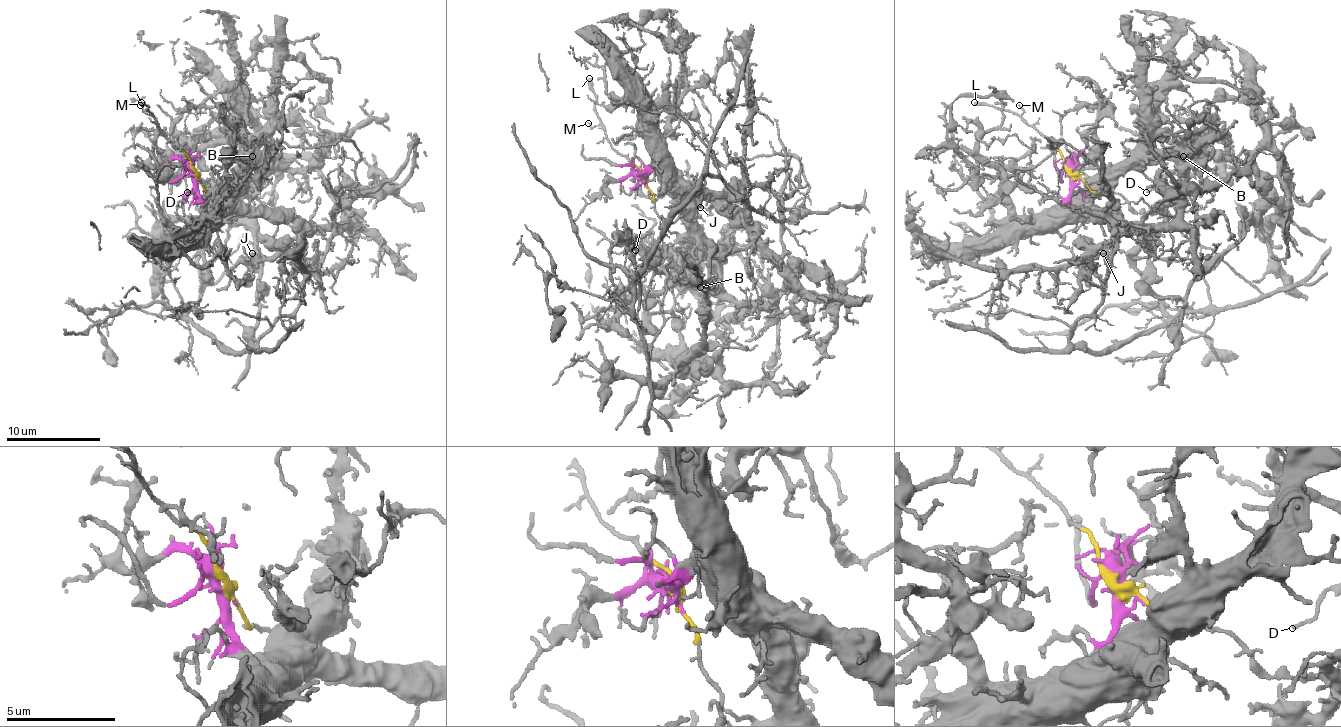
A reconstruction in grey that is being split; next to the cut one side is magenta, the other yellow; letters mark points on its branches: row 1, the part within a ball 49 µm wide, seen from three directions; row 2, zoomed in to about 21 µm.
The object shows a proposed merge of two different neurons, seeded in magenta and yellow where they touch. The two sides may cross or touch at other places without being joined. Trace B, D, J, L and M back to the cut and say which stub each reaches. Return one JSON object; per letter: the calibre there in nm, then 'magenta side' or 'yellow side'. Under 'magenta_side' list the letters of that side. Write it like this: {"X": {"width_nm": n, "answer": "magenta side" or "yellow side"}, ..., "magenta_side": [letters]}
{"B": {"width_nm": 100, "answer": "magenta side"}, "D": {"width_nm": 130, "answer": "magenta side"}, "J": {"width_nm": 160, "answer": "magenta side"}, "L": {"width_nm": 380, "answer": "yellow side"}, "M": {"width_nm": 110, "answer": "yellow side"}, "magenta_side": ["B", "D", "J"]}

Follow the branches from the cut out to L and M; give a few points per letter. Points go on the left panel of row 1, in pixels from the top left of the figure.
L: (195, 174), (190, 157), (159, 129), (140, 103)
M: (195, 174), (190, 157), (164, 136), (140, 105)

